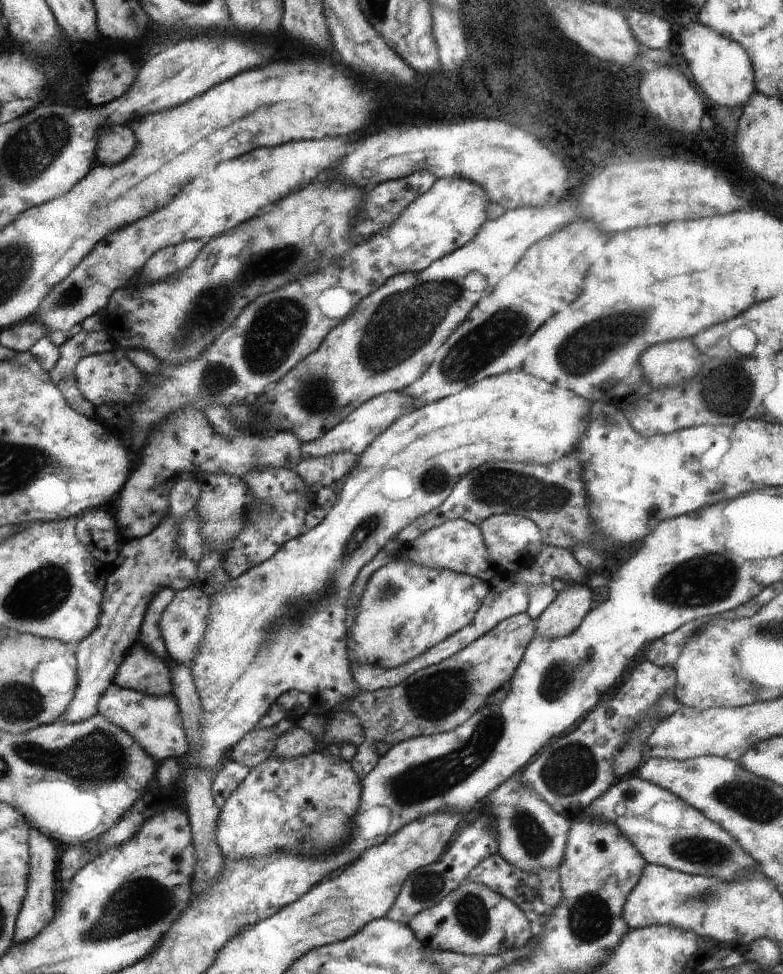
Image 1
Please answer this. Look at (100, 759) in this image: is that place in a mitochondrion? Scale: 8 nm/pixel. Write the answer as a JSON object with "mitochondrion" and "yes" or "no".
{"mitochondrion":"yes"}

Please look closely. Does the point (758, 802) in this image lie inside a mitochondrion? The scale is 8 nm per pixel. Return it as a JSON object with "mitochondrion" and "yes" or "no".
{"mitochondrion":"yes"}

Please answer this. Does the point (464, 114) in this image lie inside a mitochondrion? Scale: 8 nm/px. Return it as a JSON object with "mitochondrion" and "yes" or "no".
{"mitochondrion":"no"}

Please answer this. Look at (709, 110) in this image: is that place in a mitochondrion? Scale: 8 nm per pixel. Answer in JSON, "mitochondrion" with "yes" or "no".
{"mitochondrion":"no"}

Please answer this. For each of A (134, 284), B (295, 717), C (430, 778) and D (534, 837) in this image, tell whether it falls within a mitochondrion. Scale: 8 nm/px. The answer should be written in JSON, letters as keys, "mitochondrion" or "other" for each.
{"A":"other","B":"other","C":"mitochondrion","D":"mitochondrion"}

